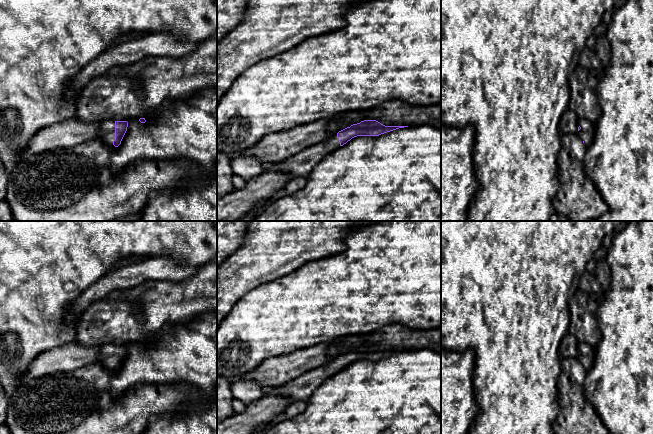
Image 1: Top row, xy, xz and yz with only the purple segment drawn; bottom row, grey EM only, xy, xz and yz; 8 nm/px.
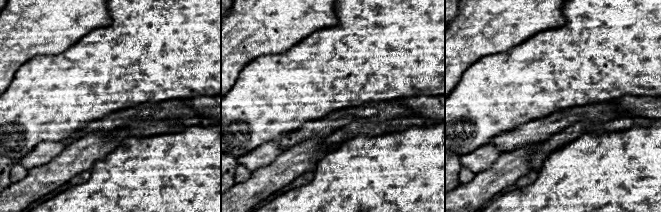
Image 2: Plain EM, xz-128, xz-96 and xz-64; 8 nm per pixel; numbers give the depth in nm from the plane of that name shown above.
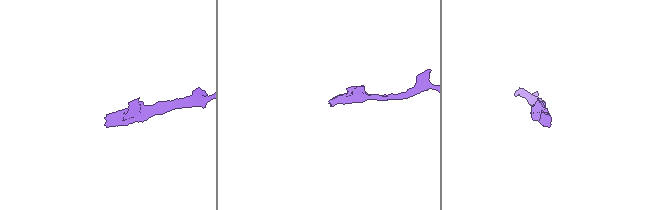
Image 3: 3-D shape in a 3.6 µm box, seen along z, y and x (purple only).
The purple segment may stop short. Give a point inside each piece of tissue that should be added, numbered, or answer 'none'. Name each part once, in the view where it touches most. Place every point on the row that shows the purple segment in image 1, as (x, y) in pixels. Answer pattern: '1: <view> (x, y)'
1: xy (106, 133)

